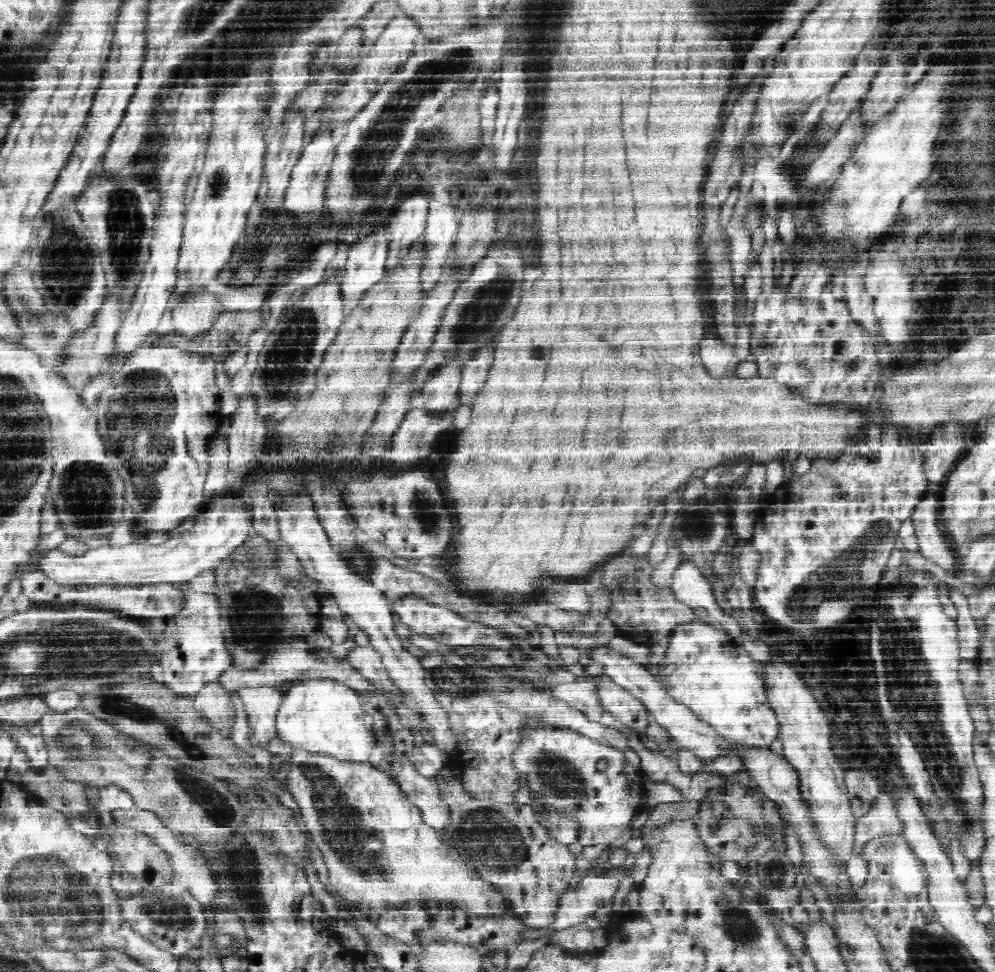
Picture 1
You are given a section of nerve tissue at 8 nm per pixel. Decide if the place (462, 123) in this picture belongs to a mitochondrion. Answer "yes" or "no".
no

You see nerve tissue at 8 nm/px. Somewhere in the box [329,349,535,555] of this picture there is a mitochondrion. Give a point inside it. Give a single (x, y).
(432, 523)

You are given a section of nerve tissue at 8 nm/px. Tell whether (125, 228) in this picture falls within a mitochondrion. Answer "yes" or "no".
yes

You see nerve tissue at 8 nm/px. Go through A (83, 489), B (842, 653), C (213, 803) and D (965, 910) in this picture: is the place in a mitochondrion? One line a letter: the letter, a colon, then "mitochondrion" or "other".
A: mitochondrion
B: other
C: mitochondrion
D: other

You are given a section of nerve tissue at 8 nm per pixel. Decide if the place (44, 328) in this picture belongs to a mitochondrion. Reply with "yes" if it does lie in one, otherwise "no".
yes

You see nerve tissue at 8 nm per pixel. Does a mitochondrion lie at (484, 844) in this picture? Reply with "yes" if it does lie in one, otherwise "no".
yes

